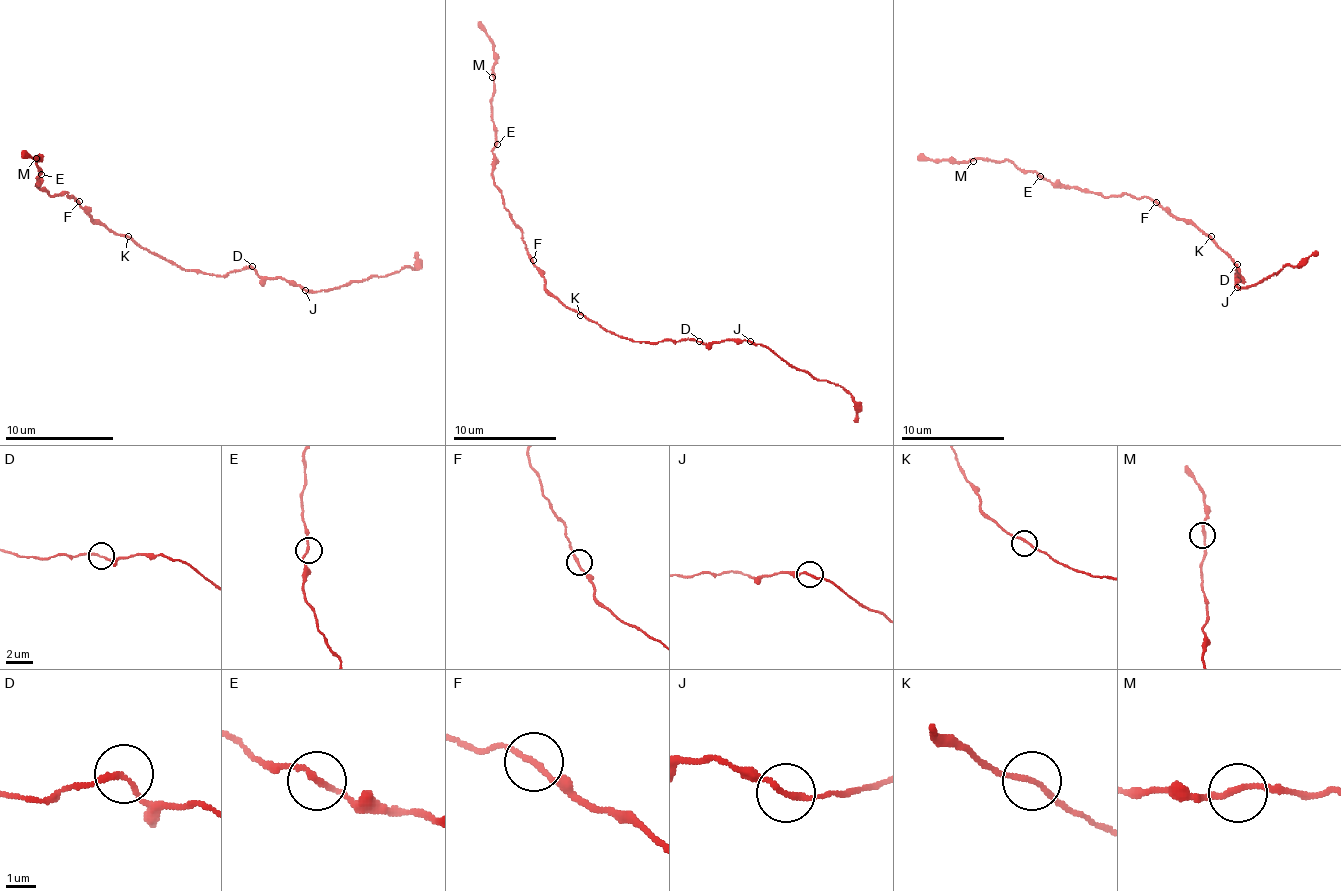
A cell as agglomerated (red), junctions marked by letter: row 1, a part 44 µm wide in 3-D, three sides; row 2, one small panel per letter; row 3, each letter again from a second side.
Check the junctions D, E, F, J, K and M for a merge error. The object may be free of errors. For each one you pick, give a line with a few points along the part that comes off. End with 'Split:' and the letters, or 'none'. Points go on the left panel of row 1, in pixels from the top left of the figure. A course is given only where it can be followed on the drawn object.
J: (306, 290), (325, 290), (401, 272), (417, 263), (414, 253)
Split: J

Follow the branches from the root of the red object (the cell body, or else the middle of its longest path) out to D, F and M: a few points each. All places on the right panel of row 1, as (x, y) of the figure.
D: (1208, 236), (1234, 262), (1239, 269), (1237, 272), (1237, 264)
F: (1208, 236), (1185, 218), (1169, 215), (1156, 202)
M: (1208, 236), (1146, 197), (1105, 197), (1050, 181), (1035, 171), (1019, 171), (1009, 161), (973, 161)

